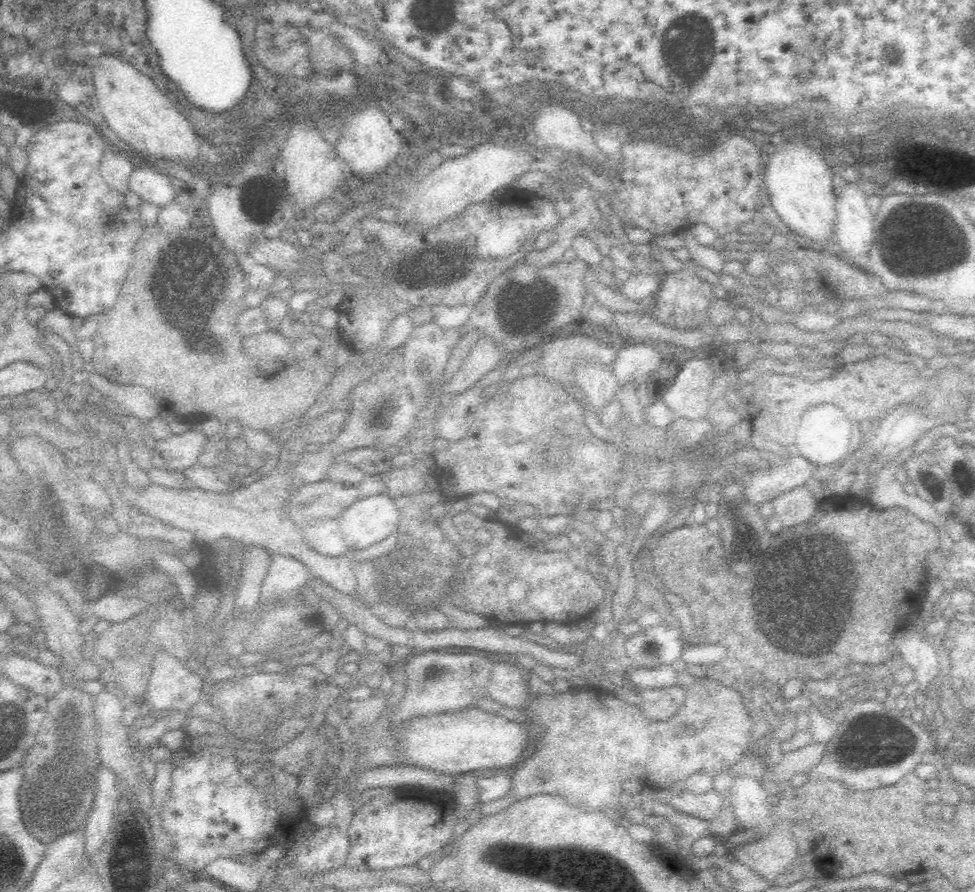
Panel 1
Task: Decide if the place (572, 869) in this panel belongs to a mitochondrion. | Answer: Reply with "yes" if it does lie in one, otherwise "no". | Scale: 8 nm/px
yes

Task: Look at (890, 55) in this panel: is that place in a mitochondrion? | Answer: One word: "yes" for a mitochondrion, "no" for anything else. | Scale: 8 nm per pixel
yes

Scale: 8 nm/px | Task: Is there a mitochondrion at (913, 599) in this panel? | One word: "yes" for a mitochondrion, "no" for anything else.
no

